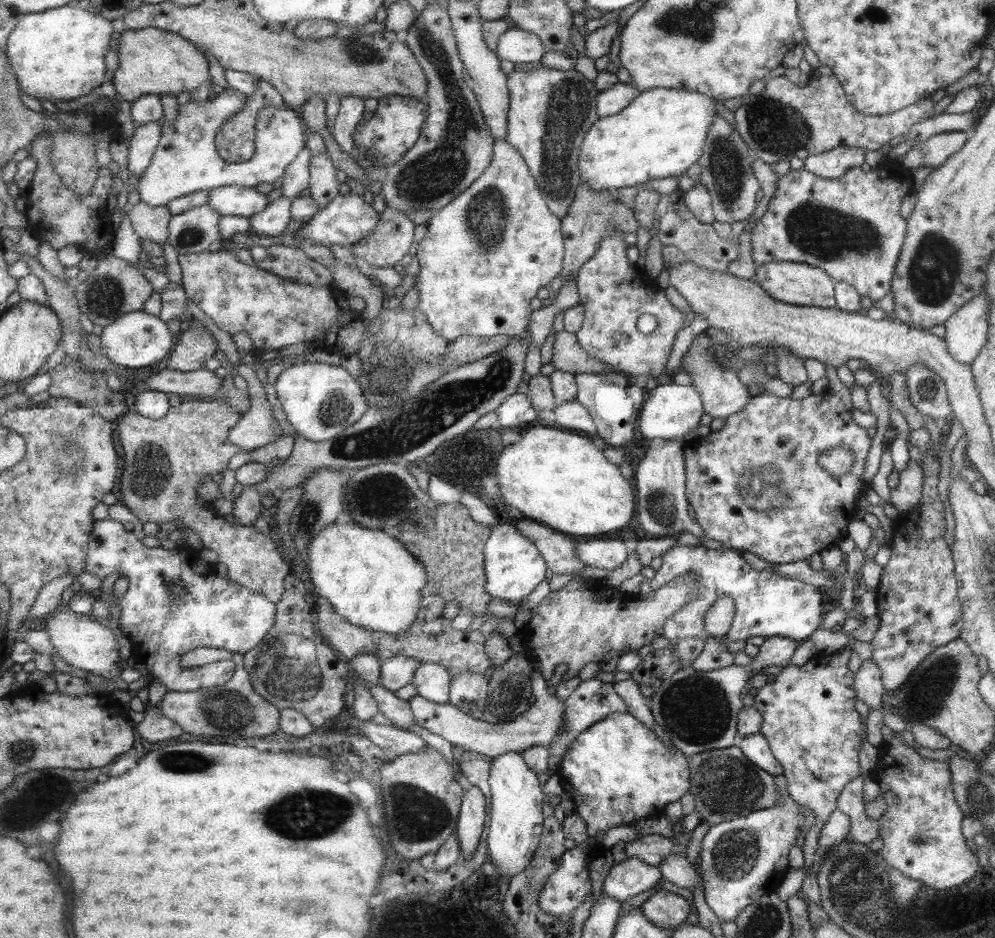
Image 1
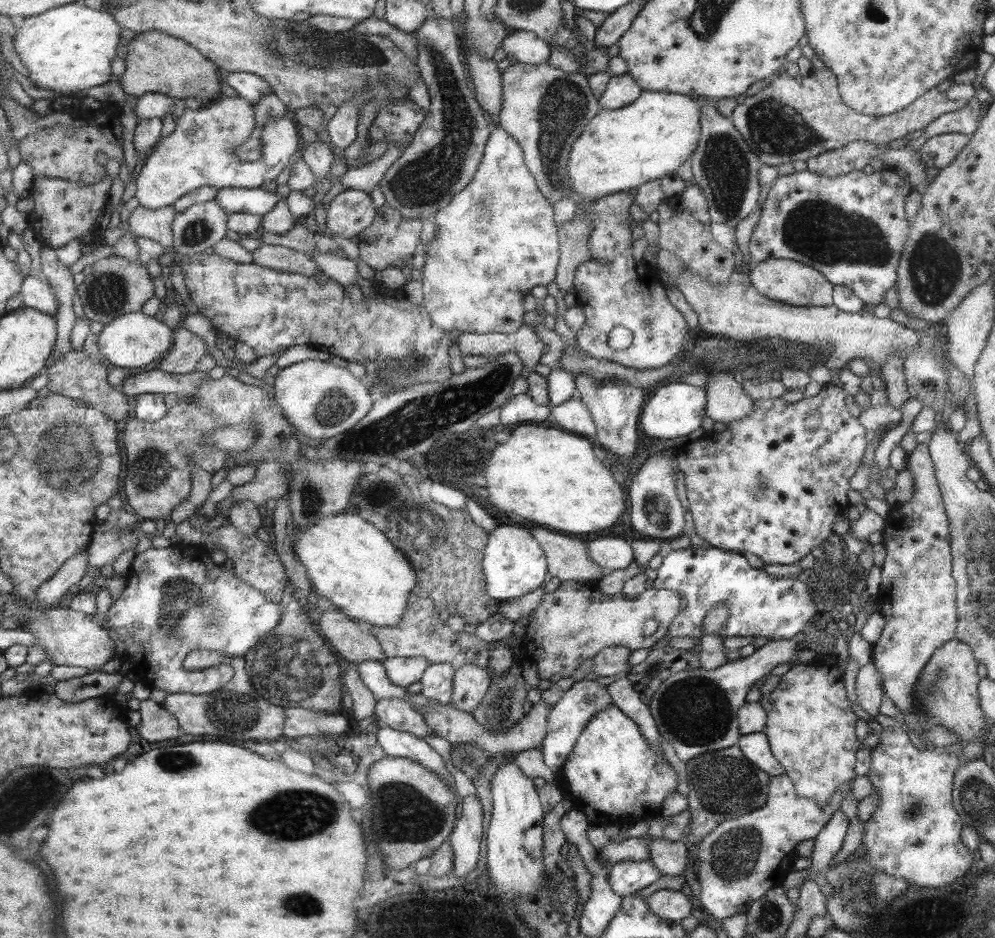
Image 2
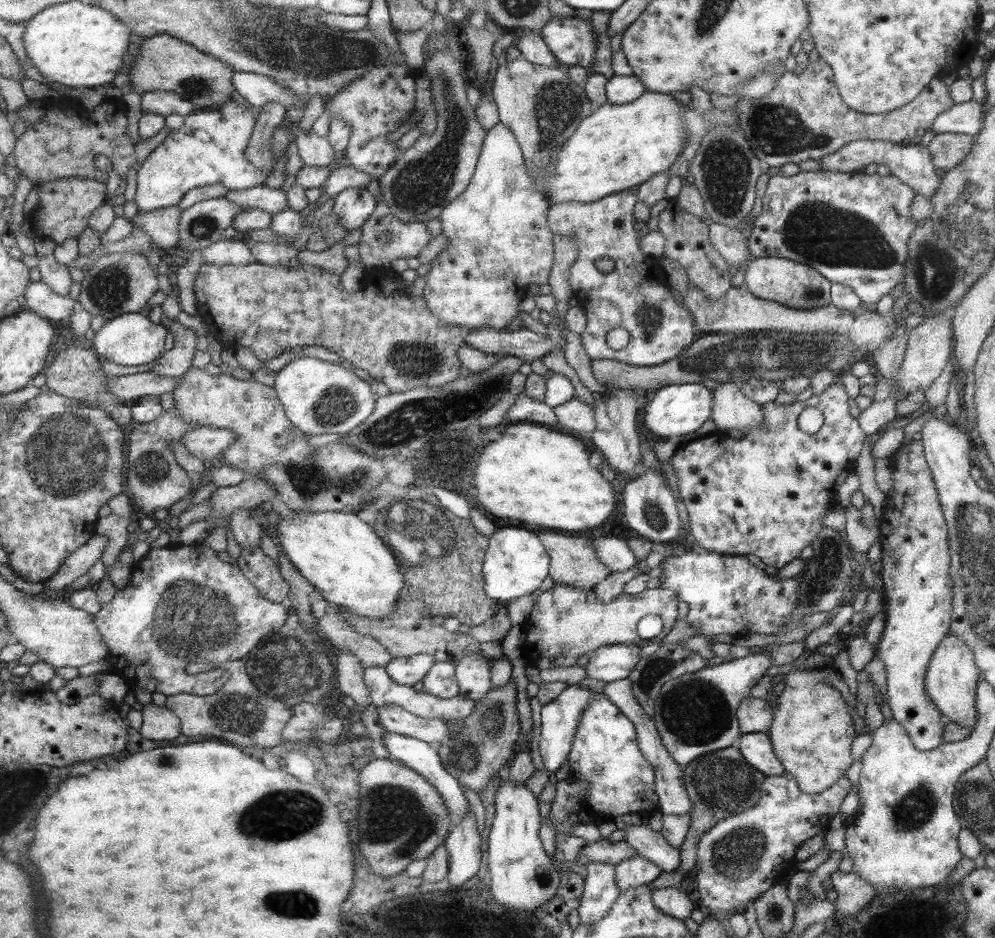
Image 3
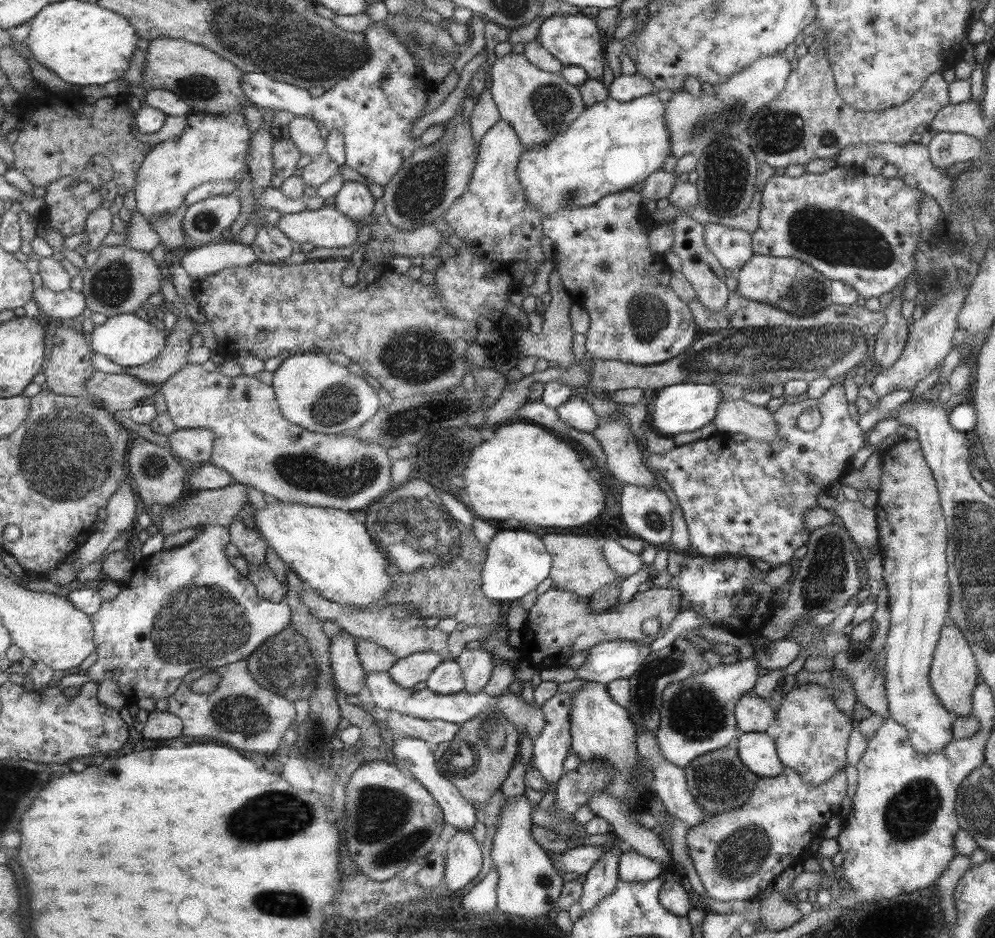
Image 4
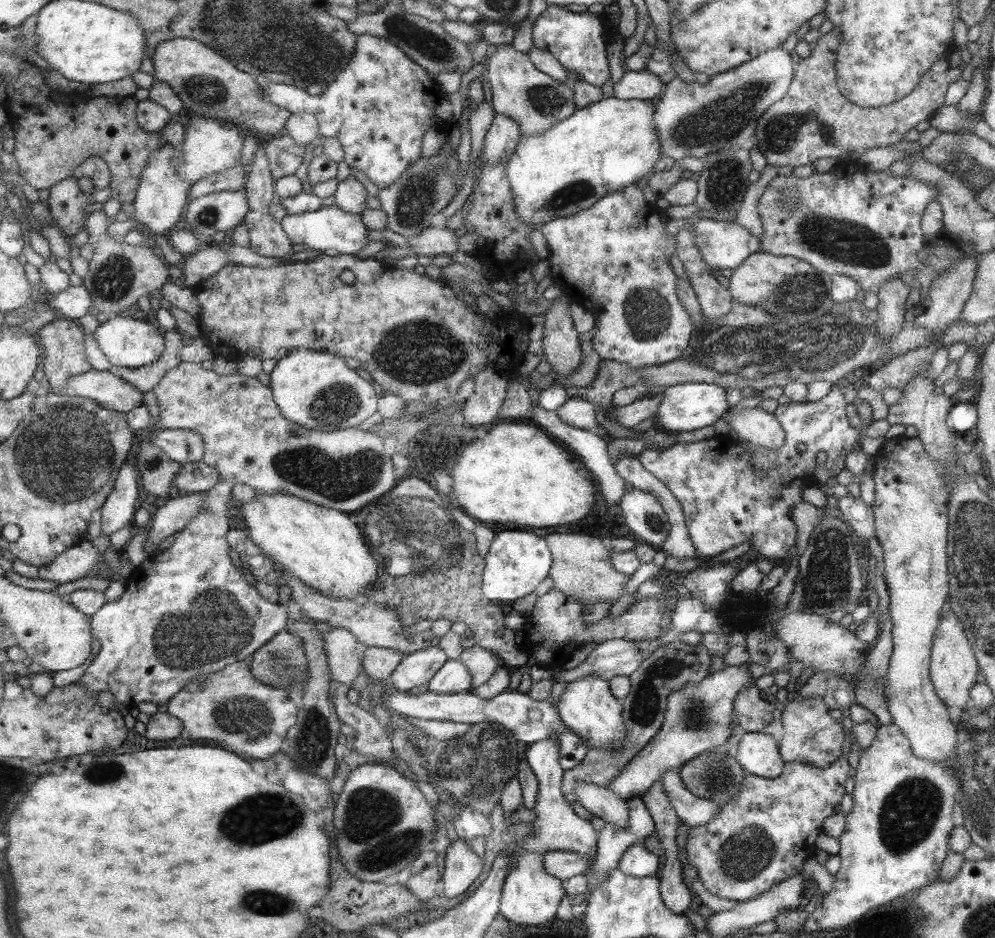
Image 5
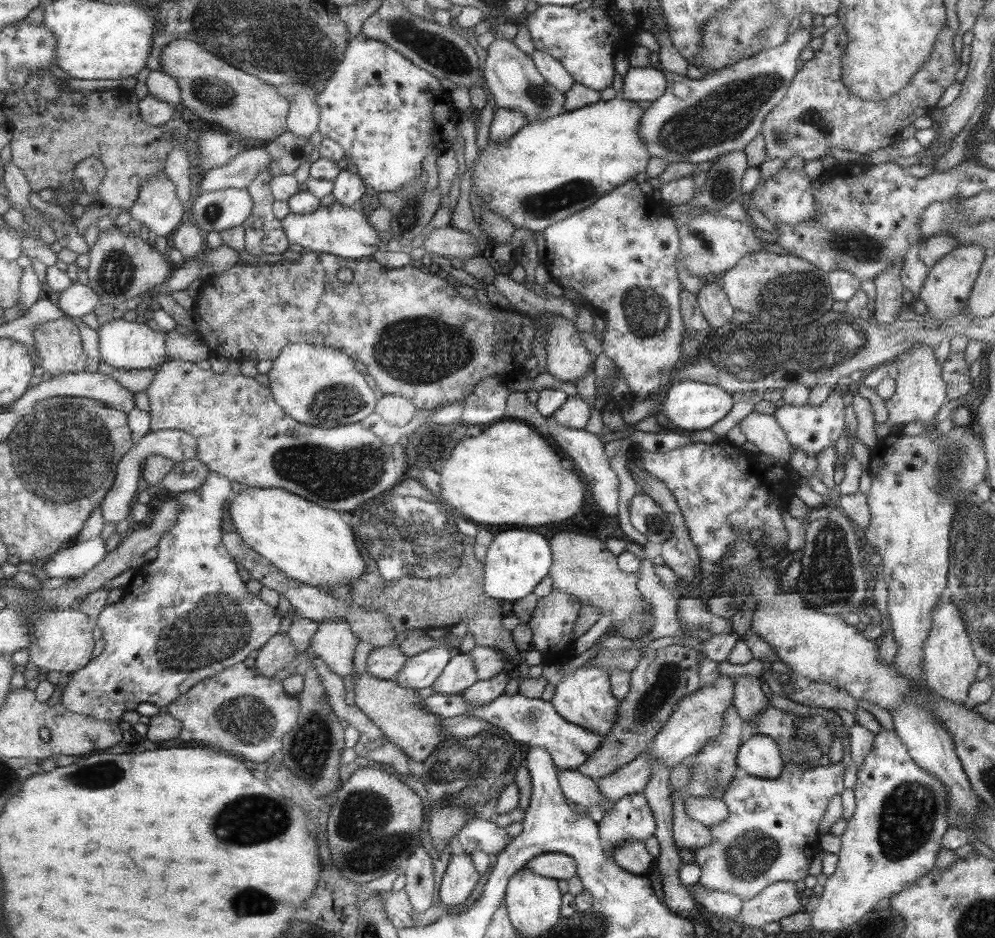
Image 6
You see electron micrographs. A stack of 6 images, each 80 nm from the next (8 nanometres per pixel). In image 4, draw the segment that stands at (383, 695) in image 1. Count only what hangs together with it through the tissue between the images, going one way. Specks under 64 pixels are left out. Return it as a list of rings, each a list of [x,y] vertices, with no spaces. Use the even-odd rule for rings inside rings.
[[[389,711],[381,715],[385,718],[389,730],[396,730],[406,737],[425,742],[449,742],[460,729],[460,724],[441,719],[413,718],[397,711]]]

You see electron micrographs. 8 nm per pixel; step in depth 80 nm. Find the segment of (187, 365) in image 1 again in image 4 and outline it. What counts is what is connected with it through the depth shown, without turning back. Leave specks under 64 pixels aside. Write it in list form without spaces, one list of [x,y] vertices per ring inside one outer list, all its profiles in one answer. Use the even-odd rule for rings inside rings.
[[[179,313],[177,324],[170,330],[166,349],[155,361],[129,368],[126,373],[141,378],[152,385],[163,385],[167,380],[179,374],[187,362],[189,338],[196,333],[195,323],[186,315]]]

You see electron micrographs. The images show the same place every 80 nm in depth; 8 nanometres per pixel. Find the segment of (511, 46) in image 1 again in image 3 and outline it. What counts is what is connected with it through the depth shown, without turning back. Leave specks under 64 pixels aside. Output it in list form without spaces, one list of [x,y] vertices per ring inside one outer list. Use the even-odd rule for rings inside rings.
[[[533,31],[517,32],[514,46],[519,50],[519,57],[534,65],[559,68],[556,59],[543,42],[542,36]]]

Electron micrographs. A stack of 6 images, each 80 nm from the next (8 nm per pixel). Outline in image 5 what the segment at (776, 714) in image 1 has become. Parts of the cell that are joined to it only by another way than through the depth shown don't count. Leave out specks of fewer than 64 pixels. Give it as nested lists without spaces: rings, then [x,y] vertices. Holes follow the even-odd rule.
[[[819,698],[793,699],[783,705],[780,714],[783,735],[780,740],[780,757],[784,762],[799,762],[825,770],[838,760],[843,750],[843,725],[831,717],[831,709]]]

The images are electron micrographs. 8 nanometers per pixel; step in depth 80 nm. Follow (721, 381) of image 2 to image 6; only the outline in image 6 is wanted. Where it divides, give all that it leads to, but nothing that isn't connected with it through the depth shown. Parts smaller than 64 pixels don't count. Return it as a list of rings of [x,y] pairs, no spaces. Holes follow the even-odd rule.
[[[751,411],[747,416],[738,420],[737,427],[743,433],[747,442],[751,442],[756,446],[760,454],[773,458],[785,458],[790,455],[790,446],[786,439],[786,434],[783,429],[778,425],[776,418],[770,414],[761,414]]]

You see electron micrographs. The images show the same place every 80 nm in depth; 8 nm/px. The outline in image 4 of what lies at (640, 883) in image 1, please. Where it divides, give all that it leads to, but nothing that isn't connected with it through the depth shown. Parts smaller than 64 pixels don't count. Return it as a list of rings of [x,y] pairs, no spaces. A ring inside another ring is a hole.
[[[629,850],[619,855],[618,880],[623,882],[647,882],[661,874],[661,866],[635,850]]]

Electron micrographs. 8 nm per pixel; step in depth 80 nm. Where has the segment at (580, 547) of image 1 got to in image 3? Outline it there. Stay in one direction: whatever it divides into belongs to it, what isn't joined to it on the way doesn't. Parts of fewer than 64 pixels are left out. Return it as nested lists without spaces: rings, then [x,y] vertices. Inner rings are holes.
[[[601,538],[599,542],[593,543],[597,559],[605,564],[610,572],[622,573],[637,566],[637,559],[627,548],[625,540]]]

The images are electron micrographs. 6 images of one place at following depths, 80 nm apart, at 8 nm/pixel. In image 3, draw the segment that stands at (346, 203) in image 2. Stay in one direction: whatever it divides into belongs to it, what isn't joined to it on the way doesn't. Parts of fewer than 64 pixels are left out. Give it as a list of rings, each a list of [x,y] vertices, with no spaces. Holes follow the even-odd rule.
[[[365,187],[347,188],[333,197],[333,215],[344,230],[355,230],[369,218],[377,200]]]

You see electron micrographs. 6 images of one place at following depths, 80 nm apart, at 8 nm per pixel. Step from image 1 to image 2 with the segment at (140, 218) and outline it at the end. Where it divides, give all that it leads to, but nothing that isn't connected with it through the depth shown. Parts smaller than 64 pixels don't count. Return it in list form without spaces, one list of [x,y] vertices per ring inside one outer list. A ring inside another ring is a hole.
[[[139,205],[129,219],[130,230],[136,236],[159,242],[165,249],[170,248],[174,241],[173,224],[177,216],[174,206],[149,209]]]

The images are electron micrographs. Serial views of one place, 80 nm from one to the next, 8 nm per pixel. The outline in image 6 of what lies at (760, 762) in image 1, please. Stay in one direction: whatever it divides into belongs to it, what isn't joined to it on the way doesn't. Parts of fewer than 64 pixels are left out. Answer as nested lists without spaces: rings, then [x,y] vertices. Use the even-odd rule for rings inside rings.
[[[753,733],[740,744],[735,759],[739,768],[760,779],[779,777],[783,772],[784,761],[780,747],[767,735]]]

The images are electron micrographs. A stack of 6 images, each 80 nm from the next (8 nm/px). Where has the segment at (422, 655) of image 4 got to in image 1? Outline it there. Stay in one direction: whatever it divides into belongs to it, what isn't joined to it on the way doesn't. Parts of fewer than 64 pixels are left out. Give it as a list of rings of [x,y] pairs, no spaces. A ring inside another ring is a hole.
[[[403,655],[383,659],[379,667],[381,681],[379,685],[391,693],[396,692],[411,682],[411,677],[419,663],[421,663],[419,660]]]

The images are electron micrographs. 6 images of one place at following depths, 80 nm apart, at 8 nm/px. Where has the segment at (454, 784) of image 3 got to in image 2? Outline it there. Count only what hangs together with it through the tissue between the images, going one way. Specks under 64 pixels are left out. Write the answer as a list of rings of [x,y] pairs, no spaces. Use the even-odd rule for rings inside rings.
[[[378,727],[374,735],[377,744],[387,757],[405,757],[421,763],[439,775],[450,786],[456,797],[460,798],[454,789],[453,777],[447,773],[441,757],[423,739],[389,727]]]

